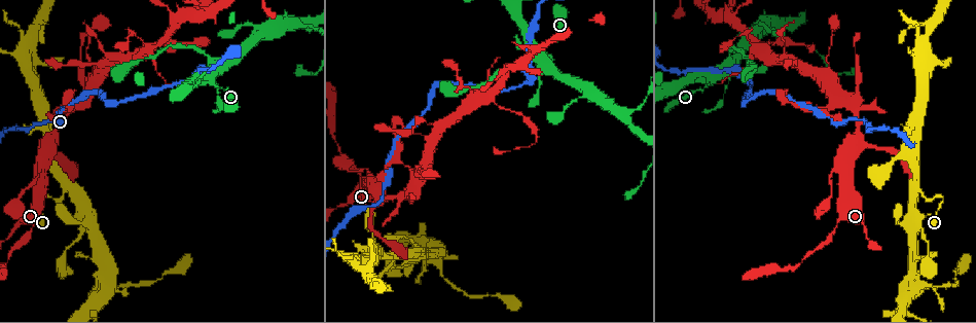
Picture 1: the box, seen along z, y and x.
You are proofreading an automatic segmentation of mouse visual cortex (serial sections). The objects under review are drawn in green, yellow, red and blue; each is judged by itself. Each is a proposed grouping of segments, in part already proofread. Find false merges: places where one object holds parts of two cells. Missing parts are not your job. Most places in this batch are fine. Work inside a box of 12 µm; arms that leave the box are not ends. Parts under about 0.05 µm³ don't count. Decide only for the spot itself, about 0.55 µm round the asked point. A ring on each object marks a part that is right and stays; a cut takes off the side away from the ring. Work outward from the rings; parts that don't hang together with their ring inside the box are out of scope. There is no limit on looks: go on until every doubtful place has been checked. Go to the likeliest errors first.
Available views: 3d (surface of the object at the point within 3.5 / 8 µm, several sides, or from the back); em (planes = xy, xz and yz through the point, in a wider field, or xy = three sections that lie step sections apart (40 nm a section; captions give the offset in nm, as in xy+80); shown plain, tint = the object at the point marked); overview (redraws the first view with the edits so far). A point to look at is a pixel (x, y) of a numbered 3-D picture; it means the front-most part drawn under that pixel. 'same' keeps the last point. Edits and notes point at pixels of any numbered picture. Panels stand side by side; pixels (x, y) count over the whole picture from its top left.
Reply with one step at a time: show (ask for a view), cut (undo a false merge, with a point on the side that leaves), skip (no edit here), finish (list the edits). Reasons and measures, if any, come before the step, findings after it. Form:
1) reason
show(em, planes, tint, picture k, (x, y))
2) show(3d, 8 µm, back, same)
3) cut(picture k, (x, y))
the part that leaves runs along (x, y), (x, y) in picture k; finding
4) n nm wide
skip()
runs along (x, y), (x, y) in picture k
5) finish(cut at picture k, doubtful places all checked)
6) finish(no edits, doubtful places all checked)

arms part here
show(3d, 3.5 µm, picture 1, (67, 114))

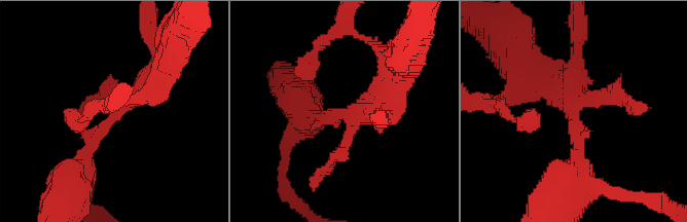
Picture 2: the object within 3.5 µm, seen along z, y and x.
now the EM
show(em, xy, step 5, tint, picture 2, (571, 117))

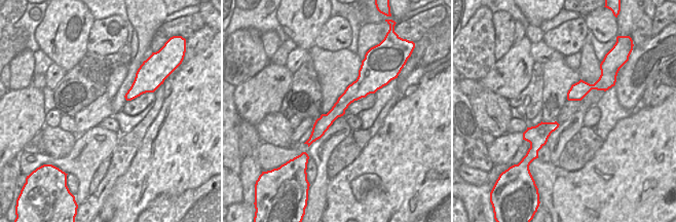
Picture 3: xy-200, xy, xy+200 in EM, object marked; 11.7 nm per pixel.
180 nm wide
skip()
runs along (76, 174), (96, 136), (161, 79) in picture 2; all the same cell

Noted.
sharp bend
show(3d, 3.5 µm, picture 1, (461, 81))

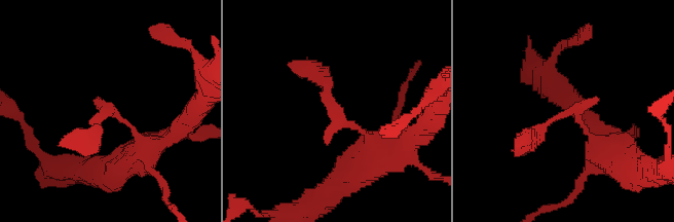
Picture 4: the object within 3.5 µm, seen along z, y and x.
need the tissue
show(em, xy, step 1, tint, picture 4, (105, 112))

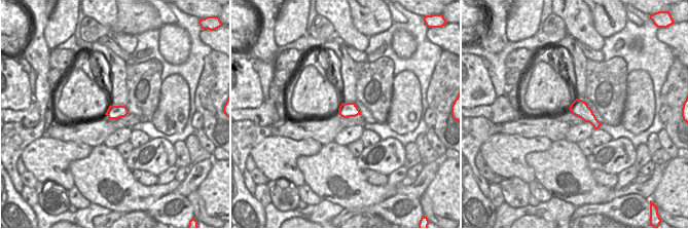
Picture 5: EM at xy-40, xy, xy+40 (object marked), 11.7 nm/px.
show(em, xy, step 5, tint, same)

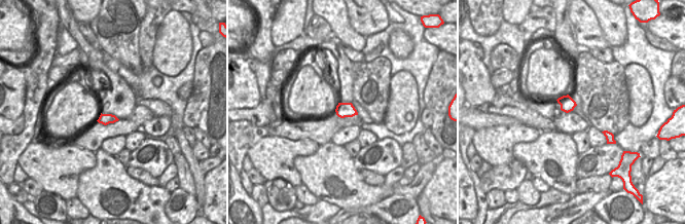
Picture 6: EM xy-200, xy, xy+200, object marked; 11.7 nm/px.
skip()
one cell here

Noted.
thin neck
show(3d, 3.5 µm, picture 1, (729, 47))

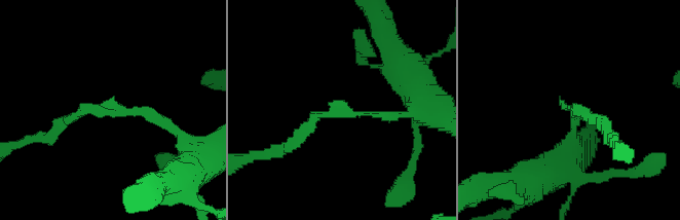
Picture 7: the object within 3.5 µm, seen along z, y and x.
arms of 150, 150 nm
show(em, xy, step 5, tint, picture 7, (127, 110))

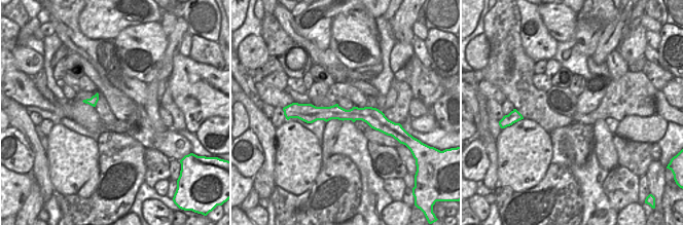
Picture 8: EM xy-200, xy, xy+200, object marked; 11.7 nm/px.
show(em, xy, step 1, tint, same)

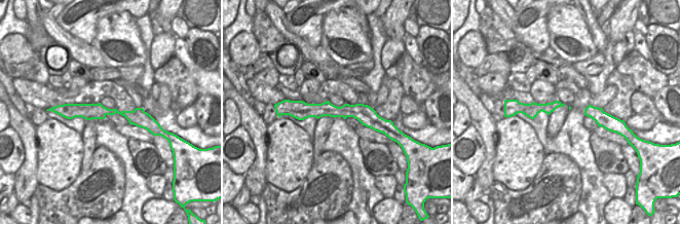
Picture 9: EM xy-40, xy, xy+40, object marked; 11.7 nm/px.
180 nm wide
skip()
runs along (293, 104), (380, 120) in picture 9; one cell here

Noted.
finish(no edits, doubtful places all checked)

